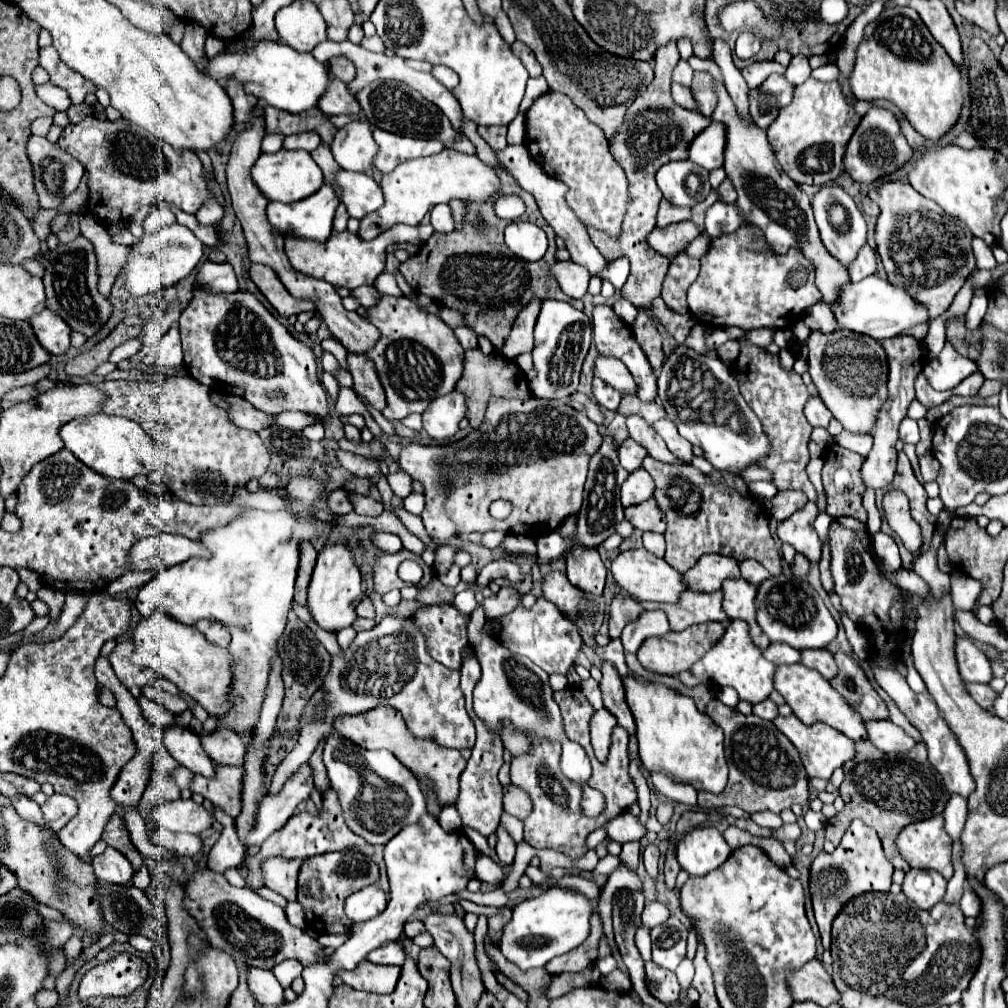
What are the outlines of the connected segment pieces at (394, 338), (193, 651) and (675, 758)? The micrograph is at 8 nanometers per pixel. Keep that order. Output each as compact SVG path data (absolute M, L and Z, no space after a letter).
M380 295L380 301L366 309L364 319L380 331L380 339L364 357L374 363L386 391L386 409L382 411L386 419L402 421L410 413L424 413L436 397L446 395L456 387L456 381L462 375L464 349L440 317L424 313L408 297Z
M156 611L152 617L138 621L132 627L134 651L130 663L140 667L150 667L158 675L172 681L180 691L188 693L196 703L200 703L210 715L222 719L228 711L226 693L230 687L230 653L214 643L208 643L194 627L184 625L164 611Z
M632 675L622 679L626 689L626 703L636 721L636 737L642 765L654 773L666 773L678 783L688 783L694 789L722 793L728 779L728 765L724 757L724 735L720 727L700 713L688 695L668 689L662 683L640 683Z

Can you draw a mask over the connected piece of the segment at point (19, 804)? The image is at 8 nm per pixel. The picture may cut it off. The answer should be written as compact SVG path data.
M16 795L16 797L8 797L12 801L12 807L18 811L20 817L28 819L28 821L34 821L38 825L46 825L44 819L42 819L42 813L40 813L40 805L34 803L30 797L26 795Z

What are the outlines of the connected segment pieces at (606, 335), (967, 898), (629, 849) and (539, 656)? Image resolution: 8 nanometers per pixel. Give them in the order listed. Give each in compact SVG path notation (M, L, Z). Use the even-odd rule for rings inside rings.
M606 305L594 307L592 325L594 325L594 343L596 343L598 351L600 351L600 355L608 355L608 357L620 359L620 361L628 367L628 371L632 373L632 377L634 377L634 381L636 381L636 385L638 385L638 391L636 391L638 399L644 401L644 403L654 401L654 399L656 399L656 377L654 377L652 369L650 369L650 363L648 363L644 351L640 349L638 341L634 339L632 329L626 327L626 325L616 317L616 313L614 313L610 307L606 307Z
M970 885L964 889L962 899L960 899L958 905L960 905L960 909L966 917L980 917L980 913L982 913L982 901Z
M630 841L622 845L622 853L620 853L620 863L630 869L636 871L638 869L638 855L640 855L640 841Z
M542 597L530 609L526 609L522 601L518 601L518 605L508 615L502 615L498 619L498 627L500 629L496 637L508 649L528 657L538 667L542 667L548 675L554 675L554 673L566 675L576 665L576 659L584 645L584 639L578 635L576 627L572 627L572 623L552 603L548 603Z

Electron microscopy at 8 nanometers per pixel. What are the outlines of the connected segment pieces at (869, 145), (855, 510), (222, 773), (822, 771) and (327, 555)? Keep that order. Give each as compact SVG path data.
M872 107L860 121L860 125L856 127L850 143L848 143L848 151L844 155L844 167L850 173L850 177L854 181L860 183L872 183L878 177L884 177L888 173L894 173L896 169L900 169L908 159L912 157L912 149L906 143L904 135L900 133L900 125L894 119L894 115L886 109L876 109Z
M830 445L826 451L826 461L822 469L822 483L828 495L828 515L840 517L850 515L866 523L867 512L862 507L864 483L860 483L860 467L864 457L842 449L840 445Z
M216 765L214 777L194 775L190 791L208 799L214 807L222 809L230 817L238 817L240 813L240 783L242 783L242 767L232 765Z
M794 715L788 717L776 717L774 725L778 727L778 731L782 731L790 743L798 749L802 765L808 773L808 777L822 777L822 779L830 779L832 771L836 767L842 767L848 759L852 759L854 755L854 741L848 739L846 735L842 735L840 731L832 729L830 725L824 723L814 723L814 725L804 725L800 723L800 719L796 719Z
M346 539L330 541L322 547L318 553L318 563L314 567L314 575L308 587L308 609L314 617L314 621L332 633L338 633L340 629L354 623L356 613L352 607L352 601L362 595L360 589L360 569L356 565L356 557L352 553L352 547Z

